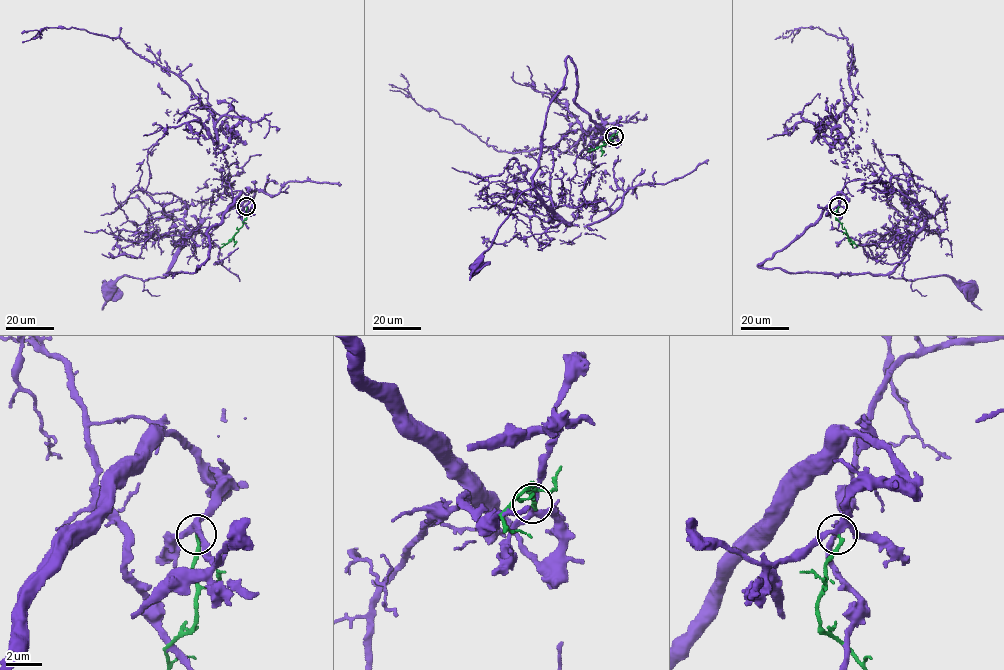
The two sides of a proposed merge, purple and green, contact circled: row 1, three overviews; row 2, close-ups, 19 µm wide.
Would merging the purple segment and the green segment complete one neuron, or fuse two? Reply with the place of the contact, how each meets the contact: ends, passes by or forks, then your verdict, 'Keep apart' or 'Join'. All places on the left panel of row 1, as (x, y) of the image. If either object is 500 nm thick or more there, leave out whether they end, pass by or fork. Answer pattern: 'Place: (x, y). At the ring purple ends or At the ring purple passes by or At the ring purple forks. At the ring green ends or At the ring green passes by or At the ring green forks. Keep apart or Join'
Place: (246, 206). At the ring purple forks. At the ring green ends. Keep apart

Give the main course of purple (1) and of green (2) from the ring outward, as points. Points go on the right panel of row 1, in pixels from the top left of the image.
1: (838, 206), (844, 194), (759, 266), (908, 280), (948, 275), (968, 288)
2: (838, 206), (835, 218), (846, 231), (853, 248)

